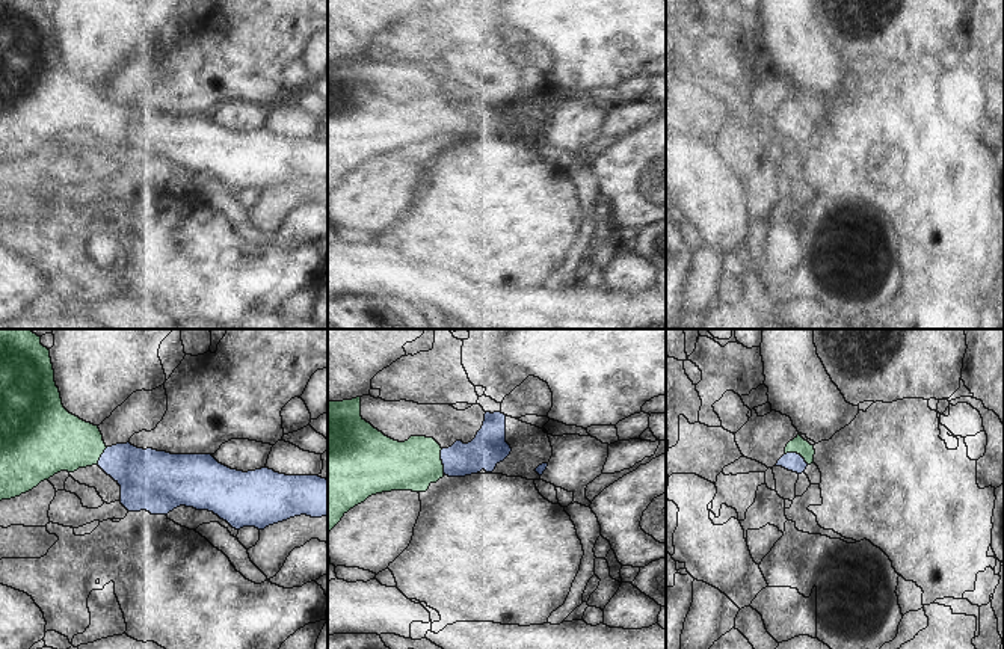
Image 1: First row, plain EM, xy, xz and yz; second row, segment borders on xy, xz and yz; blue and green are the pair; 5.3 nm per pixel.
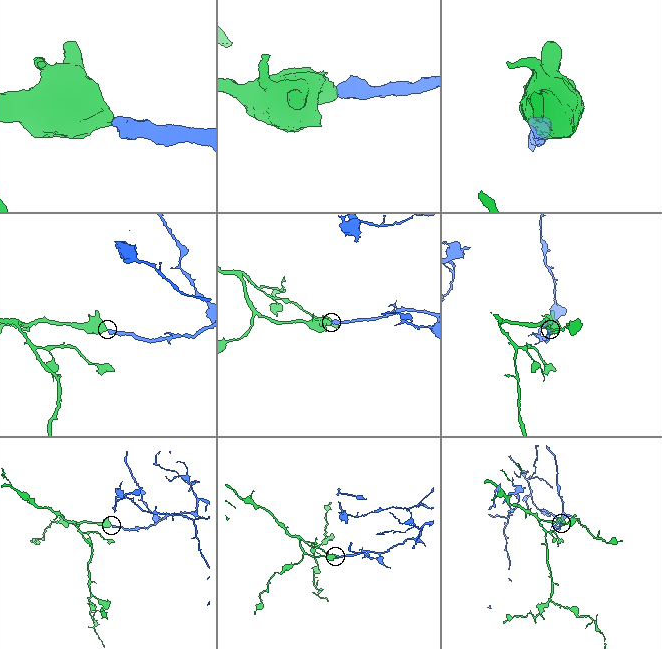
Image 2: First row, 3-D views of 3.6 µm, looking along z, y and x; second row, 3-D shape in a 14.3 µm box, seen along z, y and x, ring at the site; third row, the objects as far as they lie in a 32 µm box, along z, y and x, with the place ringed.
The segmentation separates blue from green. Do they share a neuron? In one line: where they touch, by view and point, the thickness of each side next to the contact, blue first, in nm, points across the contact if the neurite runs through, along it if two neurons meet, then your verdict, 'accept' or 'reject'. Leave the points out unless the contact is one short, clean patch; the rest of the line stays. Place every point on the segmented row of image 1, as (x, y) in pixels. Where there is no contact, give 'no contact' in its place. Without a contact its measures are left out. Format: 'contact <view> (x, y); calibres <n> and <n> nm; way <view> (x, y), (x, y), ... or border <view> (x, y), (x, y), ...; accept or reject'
contact xz (441, 459); calibres 180 and 280 nm; way xz (486, 450), (468, 459), (441, 459), (412, 465); accept

